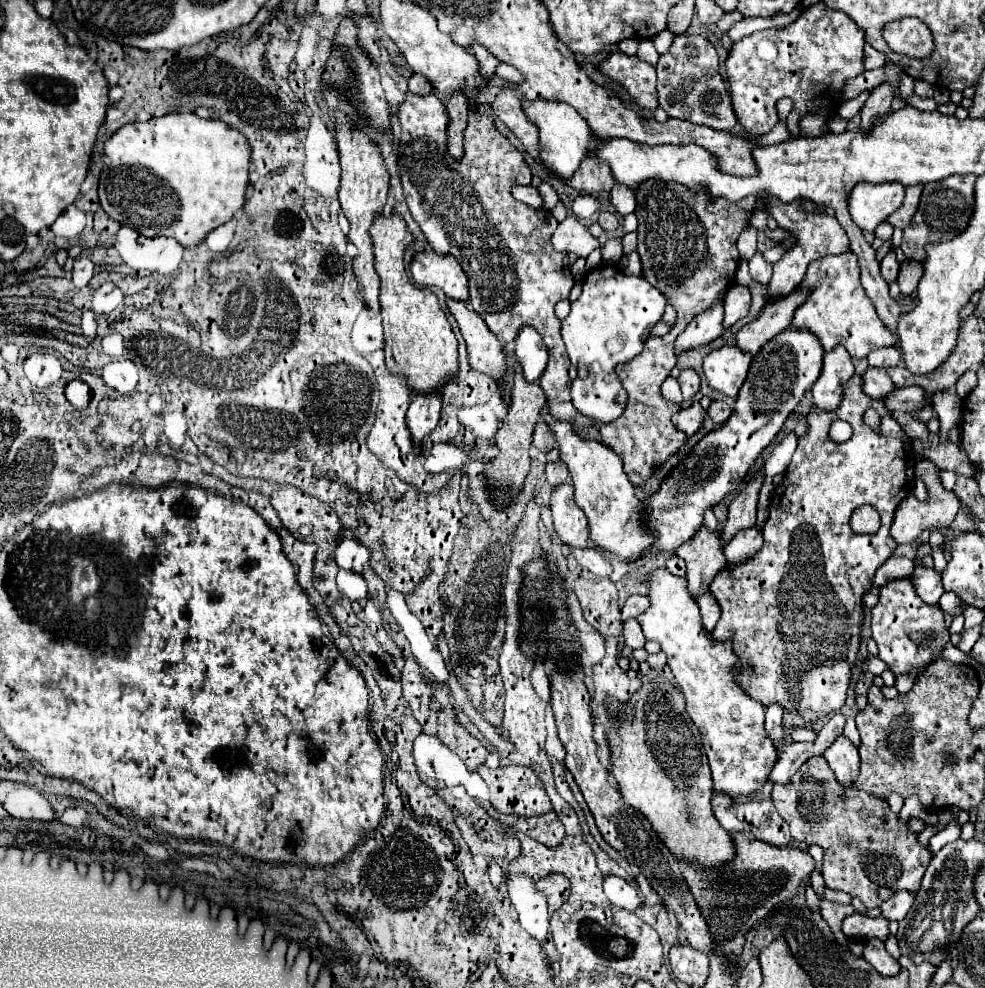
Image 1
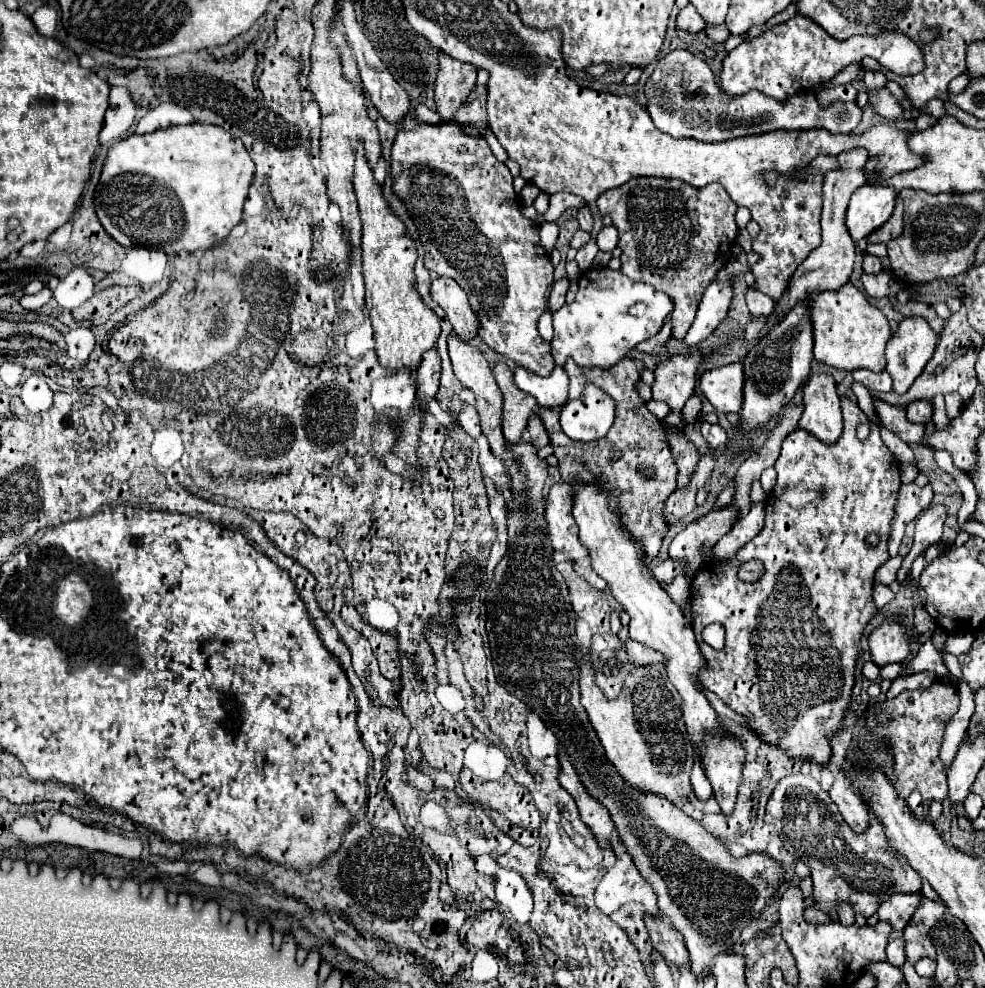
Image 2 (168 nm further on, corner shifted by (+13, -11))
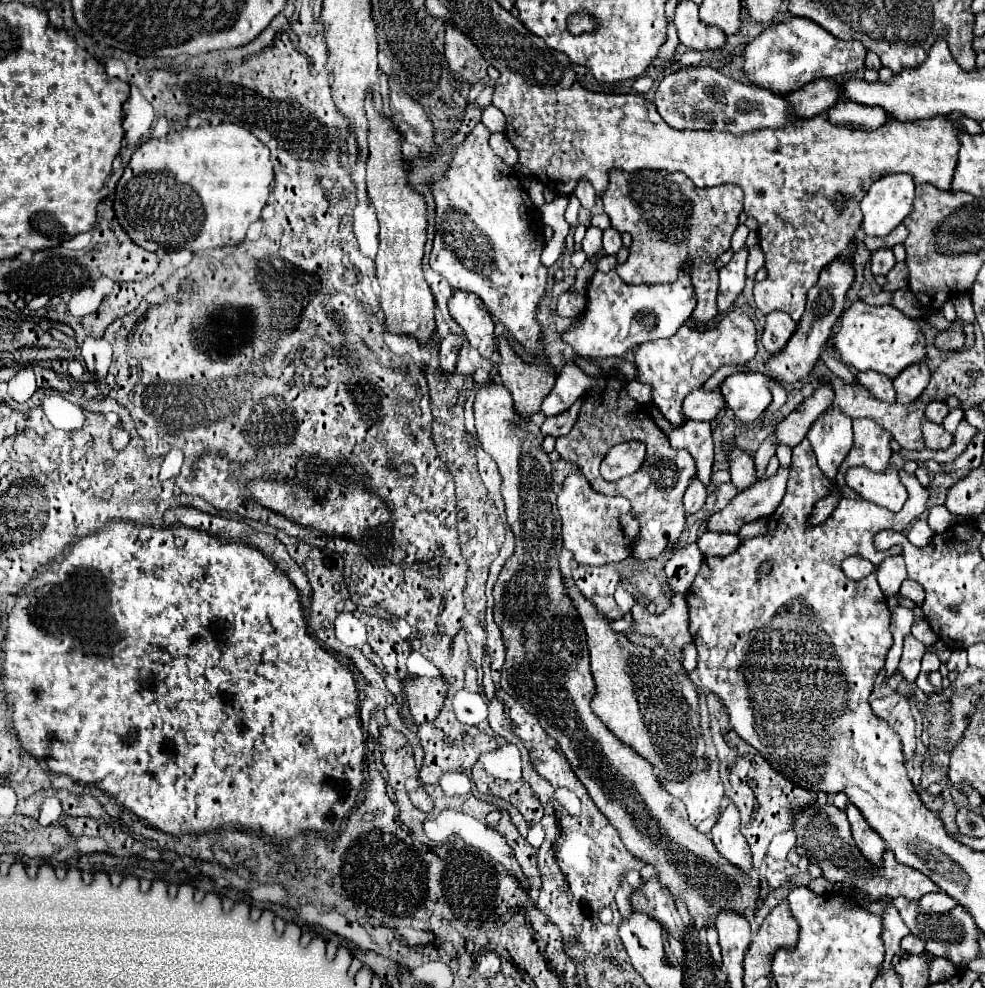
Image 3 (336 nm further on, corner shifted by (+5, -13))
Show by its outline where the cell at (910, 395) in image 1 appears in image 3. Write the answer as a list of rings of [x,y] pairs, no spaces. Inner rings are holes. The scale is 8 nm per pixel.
[[[930,402],[928,406],[926,406],[926,418],[930,420],[930,422],[934,422],[934,424],[942,424],[942,420],[944,420],[944,416],[948,414],[948,406],[946,406],[946,402]]]

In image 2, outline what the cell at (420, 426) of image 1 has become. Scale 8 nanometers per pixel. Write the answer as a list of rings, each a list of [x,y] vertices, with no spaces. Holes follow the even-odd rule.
[[[432,348],[422,356],[422,362],[418,366],[418,404],[424,404],[424,396],[434,398],[440,384],[440,356],[438,350]]]

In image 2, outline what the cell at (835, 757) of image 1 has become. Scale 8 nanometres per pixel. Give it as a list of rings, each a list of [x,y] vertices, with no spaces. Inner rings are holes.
[[[842,770],[838,772],[834,786],[830,790],[830,798],[836,802],[844,822],[854,830],[854,832],[864,832],[870,824],[870,814],[866,808],[862,808],[862,800],[858,800],[858,794],[850,784],[846,784],[846,776],[842,776]]]

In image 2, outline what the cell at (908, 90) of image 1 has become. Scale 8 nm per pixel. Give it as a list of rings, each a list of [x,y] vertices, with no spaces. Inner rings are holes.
[[[866,70],[864,72],[864,84],[868,90],[874,90],[874,88],[884,88],[886,84],[886,76],[882,72],[872,72],[872,70]]]

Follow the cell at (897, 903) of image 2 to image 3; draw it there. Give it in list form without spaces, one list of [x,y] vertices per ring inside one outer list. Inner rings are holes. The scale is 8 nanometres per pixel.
[[[936,892],[936,894],[926,894],[920,900],[916,900],[918,910],[922,910],[924,914],[934,914],[934,912],[948,912],[954,906],[954,898],[950,898],[944,892]]]

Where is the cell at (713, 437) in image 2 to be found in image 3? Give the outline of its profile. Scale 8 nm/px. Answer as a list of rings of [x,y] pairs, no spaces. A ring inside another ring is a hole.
[[[726,442],[722,446],[722,450],[724,450],[724,454],[728,456],[728,462],[730,462],[730,474],[732,474],[734,486],[738,490],[744,490],[750,484],[754,484],[756,476],[754,476],[754,460],[752,460],[752,456],[742,452],[738,446],[726,444]]]

